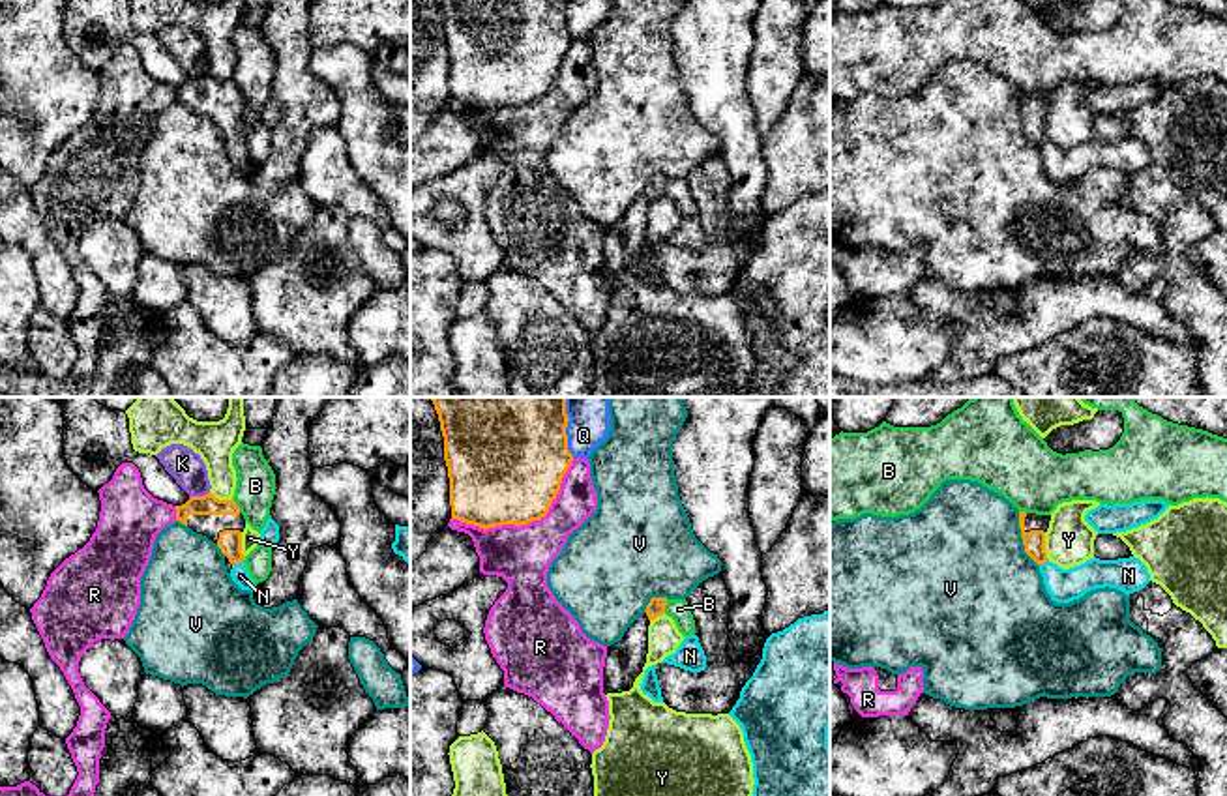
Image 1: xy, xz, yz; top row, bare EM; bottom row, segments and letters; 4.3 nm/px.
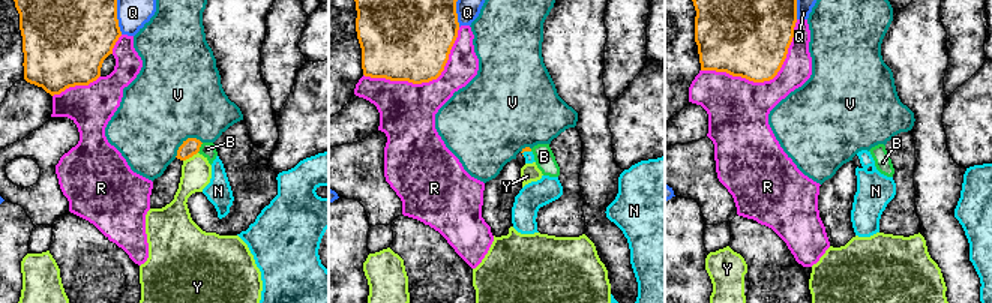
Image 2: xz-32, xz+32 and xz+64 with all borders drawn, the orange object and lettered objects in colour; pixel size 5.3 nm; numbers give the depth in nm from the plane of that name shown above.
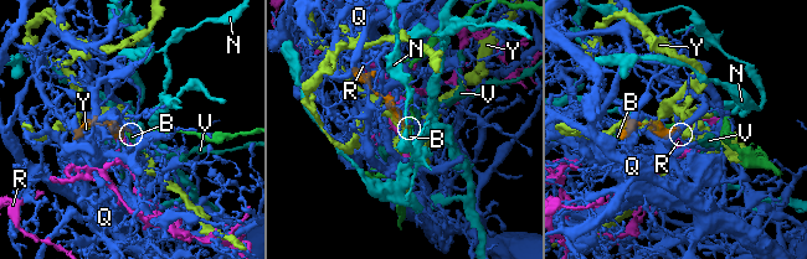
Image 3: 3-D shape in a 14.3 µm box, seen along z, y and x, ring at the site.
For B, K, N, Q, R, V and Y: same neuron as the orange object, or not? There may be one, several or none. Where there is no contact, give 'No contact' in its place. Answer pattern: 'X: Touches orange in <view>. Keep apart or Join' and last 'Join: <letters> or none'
B: Touches orange in xz. Keep apart
K: Touches orange in xy. Keep apart
N: Touches orange in xy. Join
Q: Touches orange in xz. Keep apart
R: Touches orange in xz. Keep apart
V: Touches orange in yz. Keep apart
Y: Touches orange in yz. Keep apart
Join: N

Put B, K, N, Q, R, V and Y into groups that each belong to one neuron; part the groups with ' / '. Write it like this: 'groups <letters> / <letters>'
groups B / K / N / Q / R / V / Y

